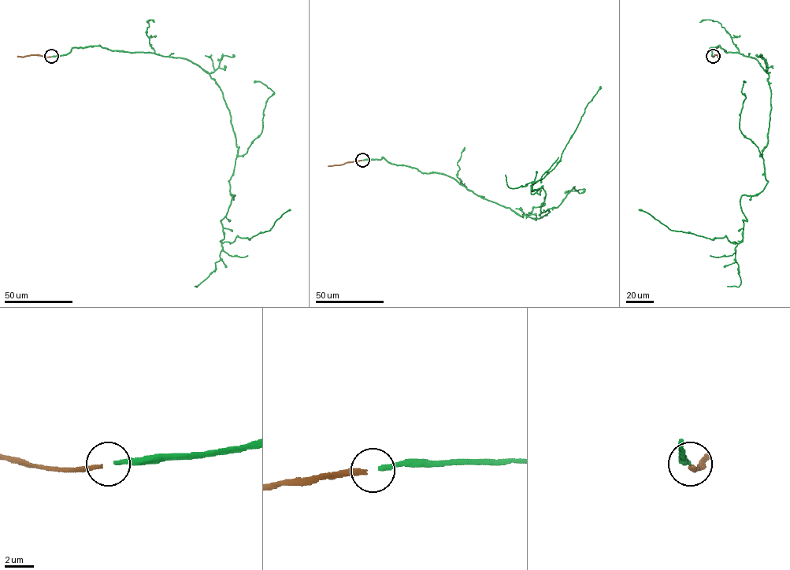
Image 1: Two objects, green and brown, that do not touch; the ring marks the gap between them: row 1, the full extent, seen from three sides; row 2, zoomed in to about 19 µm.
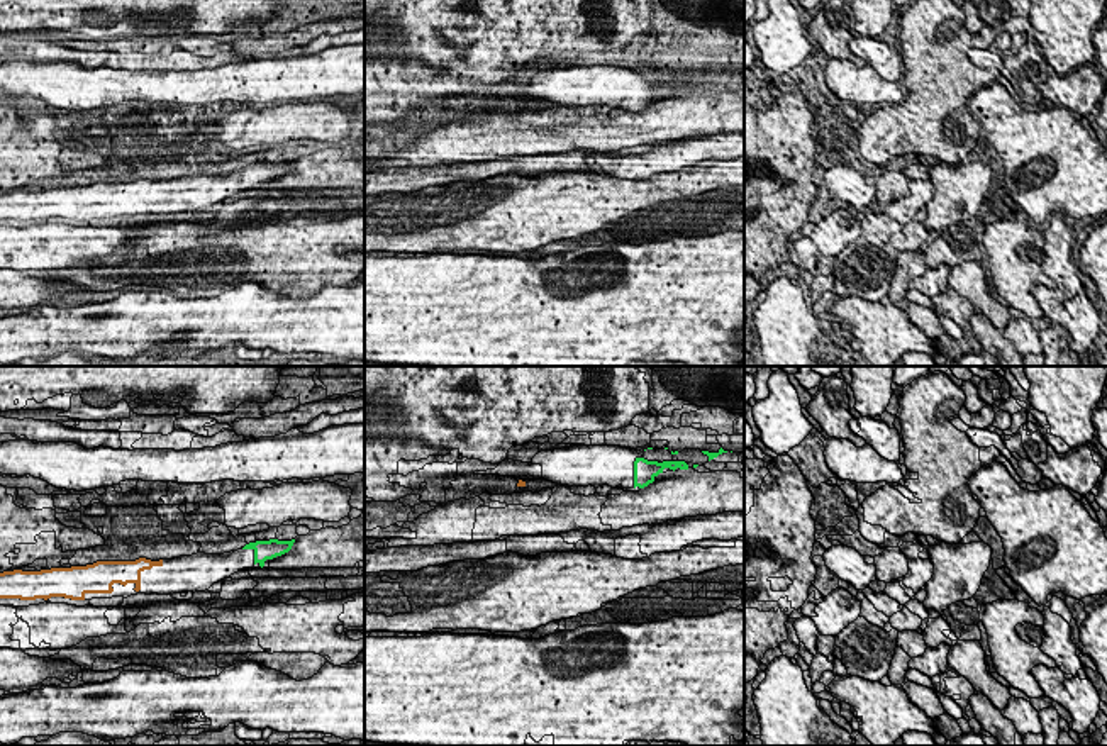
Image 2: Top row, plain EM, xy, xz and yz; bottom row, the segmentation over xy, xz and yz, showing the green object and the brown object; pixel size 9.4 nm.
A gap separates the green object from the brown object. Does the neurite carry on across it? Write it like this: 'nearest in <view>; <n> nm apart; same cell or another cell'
nearest in xy; 800 nm apart; same cell

